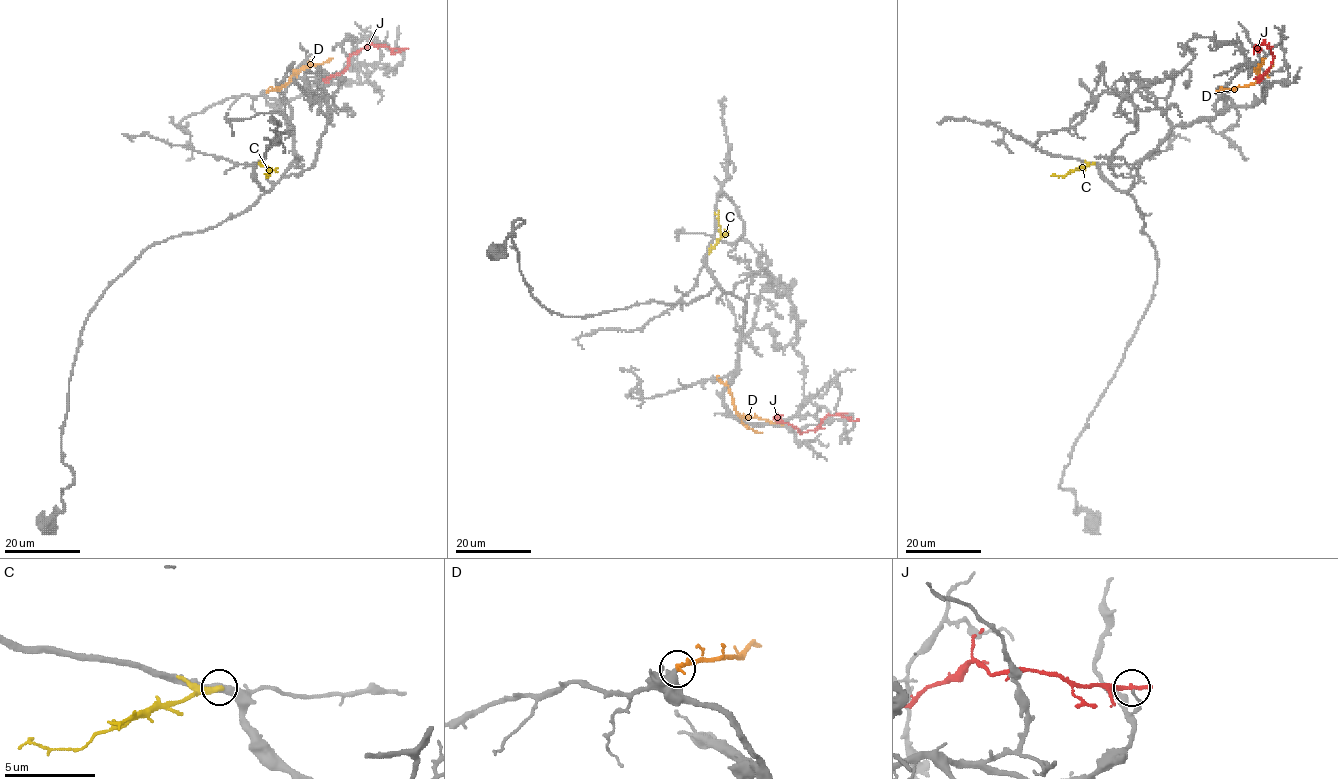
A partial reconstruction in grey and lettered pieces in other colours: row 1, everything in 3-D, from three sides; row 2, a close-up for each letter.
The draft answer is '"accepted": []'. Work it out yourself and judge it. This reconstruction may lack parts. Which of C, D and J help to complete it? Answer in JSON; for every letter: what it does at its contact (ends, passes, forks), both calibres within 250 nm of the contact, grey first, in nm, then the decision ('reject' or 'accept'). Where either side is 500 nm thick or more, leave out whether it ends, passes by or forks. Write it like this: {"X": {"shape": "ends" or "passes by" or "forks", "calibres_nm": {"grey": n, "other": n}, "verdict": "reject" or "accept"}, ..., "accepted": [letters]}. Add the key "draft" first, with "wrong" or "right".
{"draft": "wrong", "C": {"shape": "ends", "calibres_nm": {"grey": 400, "other": 360}, "verdict": "reject"}, "D": {"shape": "ends", "calibres_nm": {"grey": 360, "other": 320}, "verdict": "accept"}, "J": {"shape": "ends", "calibres_nm": {"grey": 90, "other": 300}, "verdict": "reject"}, "accepted": ["D"]}

